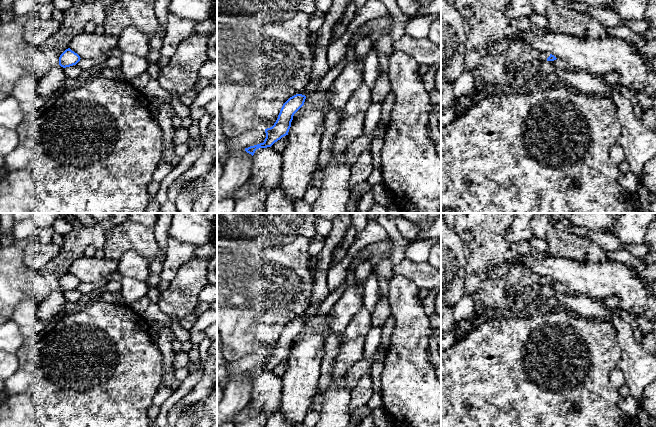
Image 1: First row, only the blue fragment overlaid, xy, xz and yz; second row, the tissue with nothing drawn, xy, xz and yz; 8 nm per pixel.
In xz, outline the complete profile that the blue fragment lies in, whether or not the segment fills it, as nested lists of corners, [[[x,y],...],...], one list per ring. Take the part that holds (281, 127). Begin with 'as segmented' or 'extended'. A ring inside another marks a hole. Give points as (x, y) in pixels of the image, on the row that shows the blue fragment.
extended; [[[322,79],[315,83],[308,83],[298,94],[290,97],[282,106],[274,125],[265,129],[266,138],[263,143],[245,148],[245,151],[252,156],[259,148],[271,147],[282,137],[288,135],[294,114],[304,105],[306,96],[317,92]]]

